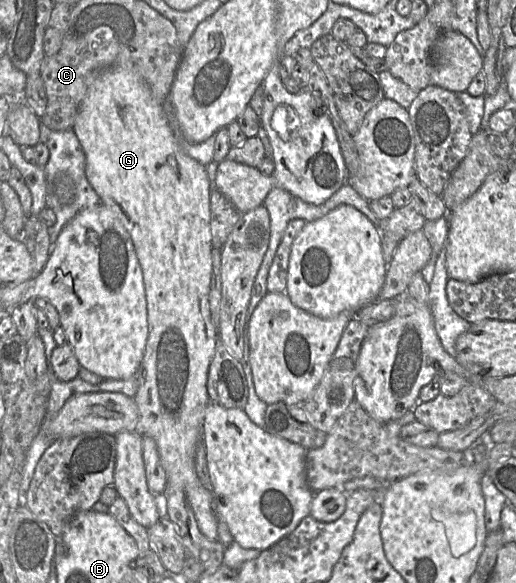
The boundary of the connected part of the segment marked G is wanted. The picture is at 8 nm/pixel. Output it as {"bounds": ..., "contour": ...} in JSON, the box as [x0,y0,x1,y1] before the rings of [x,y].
{"bounds":[72,70,218,540],"contour":[[[105,70],[91,83],[80,103],[72,130],[85,154],[86,177],[100,202],[117,214],[129,233],[143,272],[148,339],[135,376],[139,384],[133,397],[139,413],[135,431],[155,441],[167,484],[177,484],[184,490],[199,530],[209,540],[217,540],[214,494],[201,484],[195,470],[196,446],[206,408],[211,402],[207,392],[209,366],[218,340],[209,304],[212,186],[206,166],[184,152],[168,124],[162,104],[154,98],[147,84],[130,71]]]}

